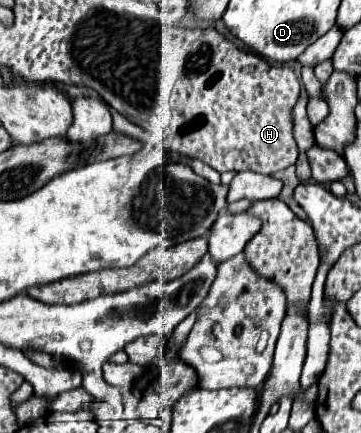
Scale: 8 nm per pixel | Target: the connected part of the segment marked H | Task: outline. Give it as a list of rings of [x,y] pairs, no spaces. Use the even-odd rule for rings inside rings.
[[[156,25],[156,111],[152,111],[152,119],[144,123],[144,131],[166,149],[170,145],[166,137],[170,137],[170,151],[196,157],[220,173],[250,169],[272,175],[282,171],[298,159],[298,147],[292,137],[292,109],[298,95],[300,81],[288,65],[272,63],[238,49],[214,27],[188,29]]]

